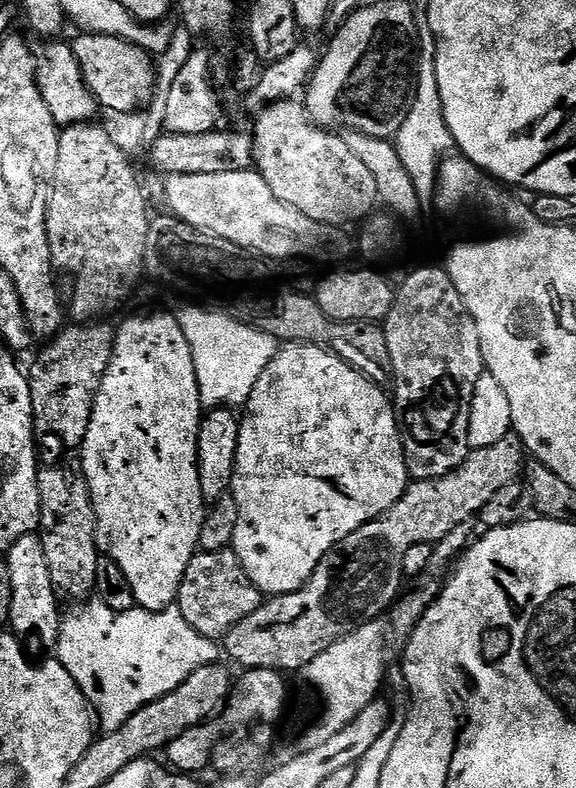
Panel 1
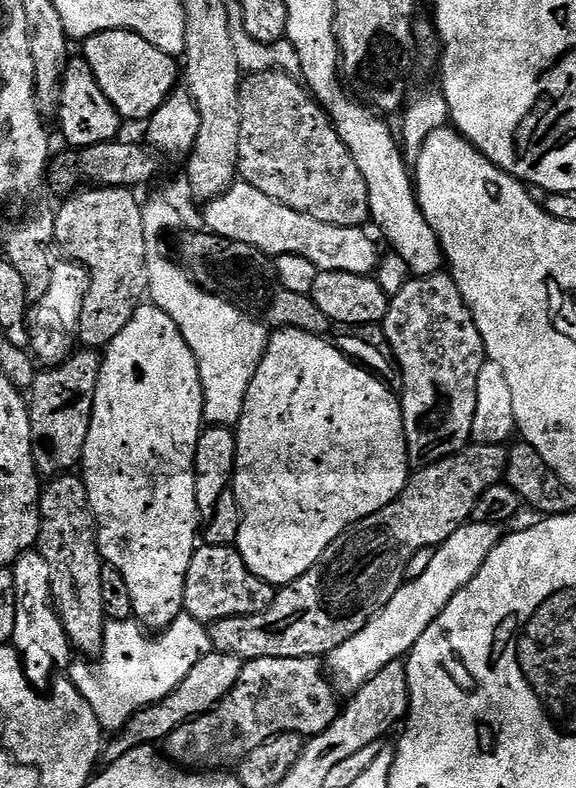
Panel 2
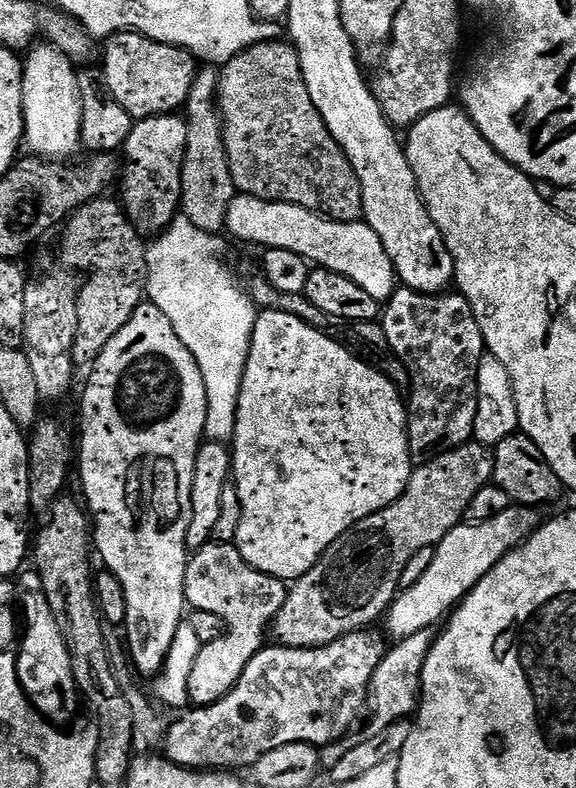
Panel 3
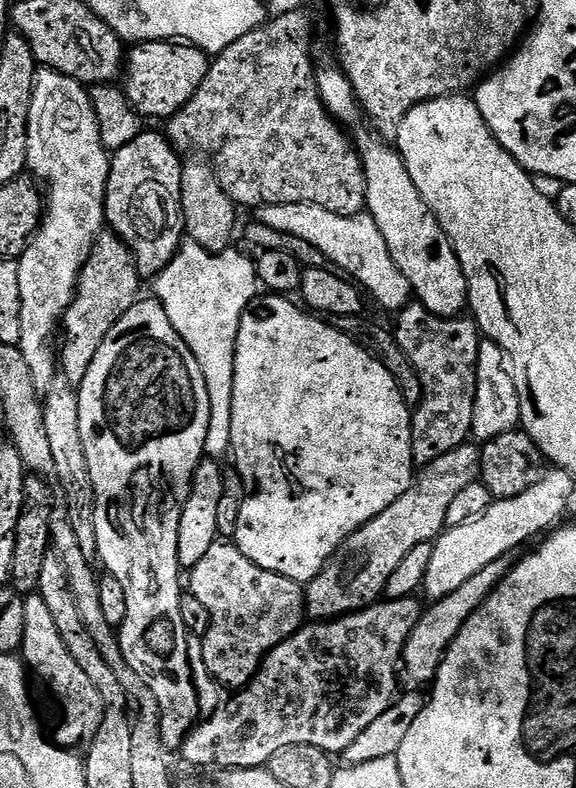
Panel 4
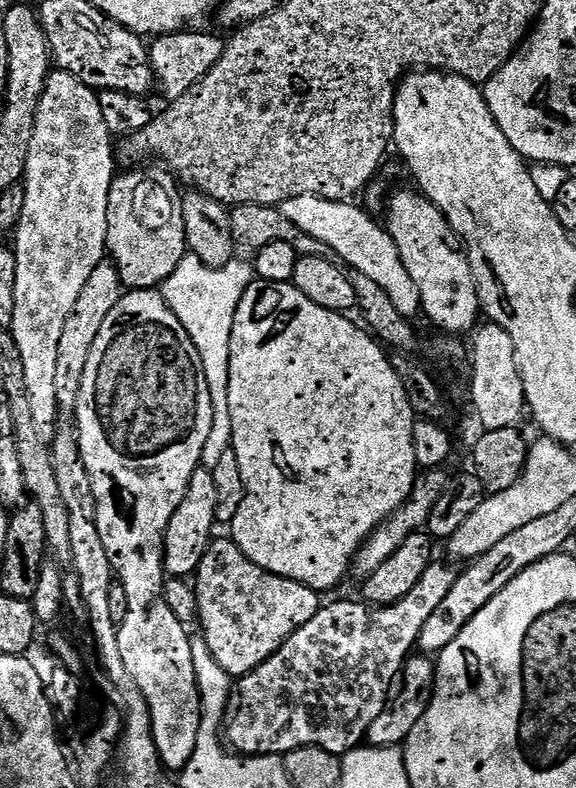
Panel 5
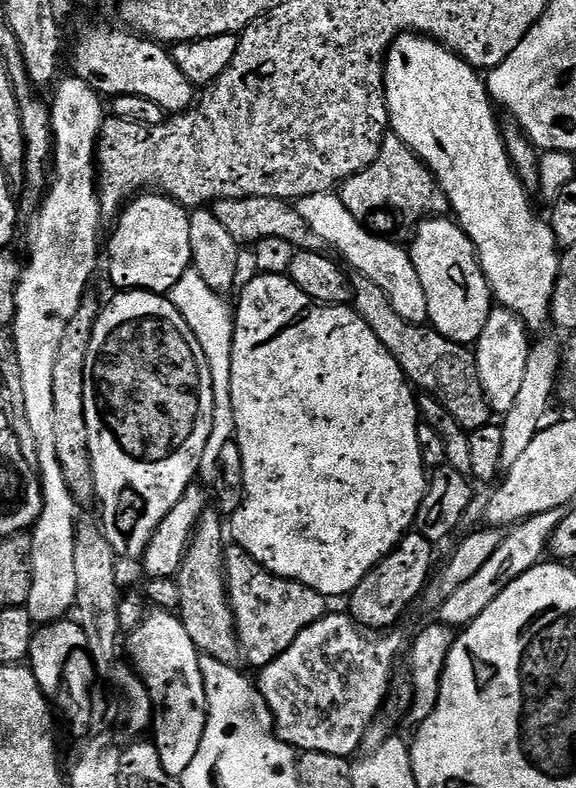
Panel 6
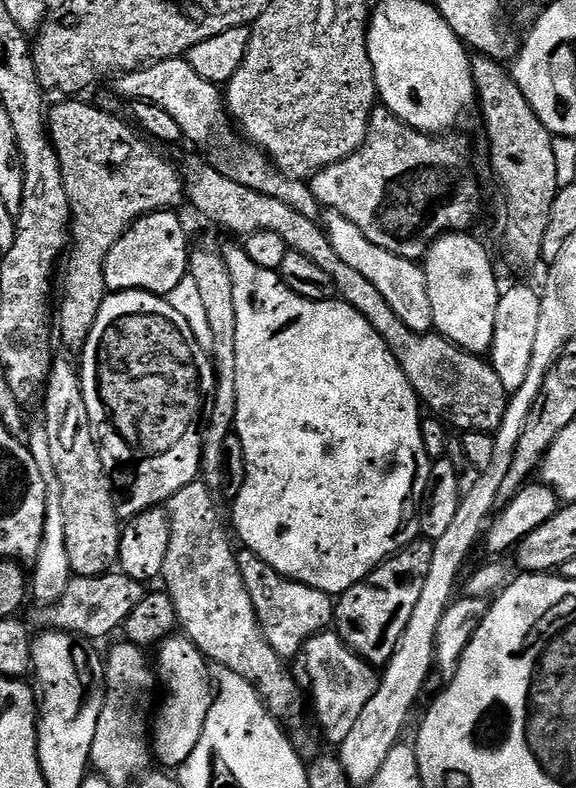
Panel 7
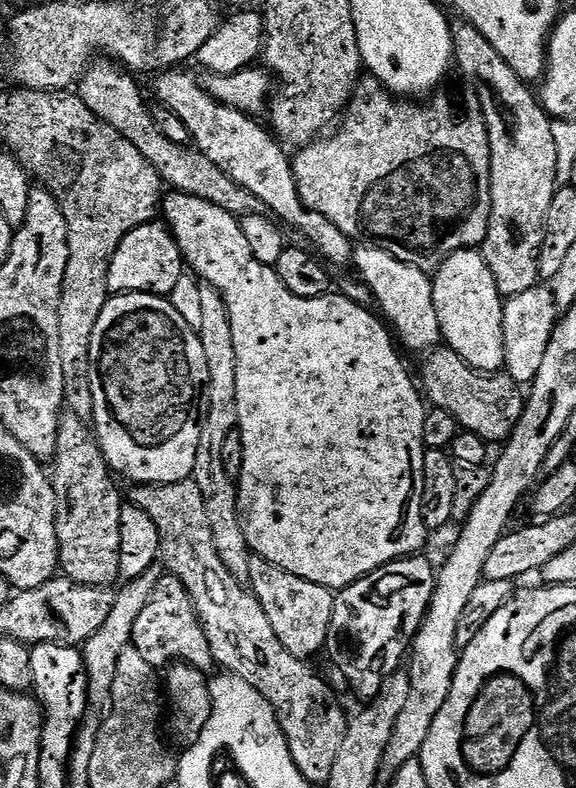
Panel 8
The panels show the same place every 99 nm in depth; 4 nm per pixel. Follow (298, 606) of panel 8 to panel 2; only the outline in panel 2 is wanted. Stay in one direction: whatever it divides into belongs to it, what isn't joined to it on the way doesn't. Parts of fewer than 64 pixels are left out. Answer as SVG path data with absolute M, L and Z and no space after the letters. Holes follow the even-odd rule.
M204 544L192 555L184 583L184 612L208 626L214 620L231 616L249 616L266 610L274 602L277 589L267 584L246 566L235 547ZM215 650L207 652L196 663L194 670L190 670L190 674L182 678L180 685L166 699L159 700L141 712L135 712L128 719L128 723L109 739L112 741L109 744L107 741L102 752L103 759L108 762L117 760L122 758L122 754L126 754L126 750L134 750L143 744L159 745L179 724L201 716L203 712L211 712L219 704L220 699L238 682L241 667L242 661L238 656Z

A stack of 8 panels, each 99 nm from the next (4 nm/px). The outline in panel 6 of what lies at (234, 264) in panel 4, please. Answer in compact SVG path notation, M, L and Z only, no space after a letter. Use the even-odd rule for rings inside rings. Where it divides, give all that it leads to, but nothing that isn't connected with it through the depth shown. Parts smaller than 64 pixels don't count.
M194 270L182 274L173 286L170 299L172 305L186 318L186 326L194 330L194 338L198 338L198 346L202 346L202 354L206 354L206 362L210 366L210 382L214 386L214 424L211 426L210 438L207 440L203 456L199 460L197 479L206 488L211 488L217 475L218 457L226 442L235 437L233 400L230 398L230 366L232 365L232 339L234 338L234 308L227 304L221 293L210 290L202 274Z

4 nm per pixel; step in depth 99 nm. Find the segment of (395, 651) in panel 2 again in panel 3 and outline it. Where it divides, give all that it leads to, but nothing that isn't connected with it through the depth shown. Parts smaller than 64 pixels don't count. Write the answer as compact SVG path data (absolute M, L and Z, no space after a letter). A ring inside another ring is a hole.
M513 506L502 510L498 518L462 522L450 530L450 534L435 545L436 553L426 574L422 574L414 586L403 589L388 609L386 621L392 638L405 640L410 634L418 634L436 626L436 623L439 625L507 552L523 544L536 531L536 512L537 509L532 506Z

